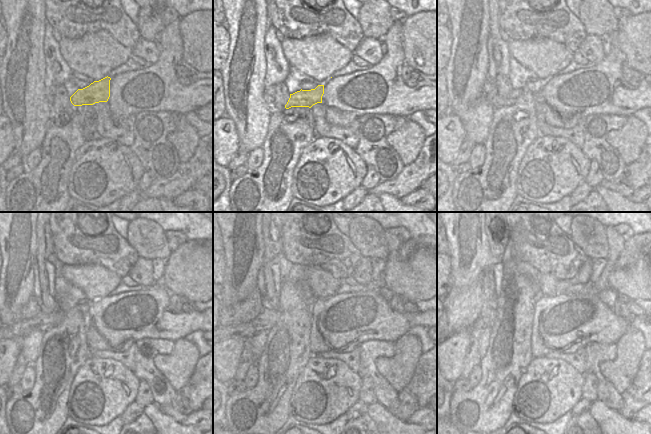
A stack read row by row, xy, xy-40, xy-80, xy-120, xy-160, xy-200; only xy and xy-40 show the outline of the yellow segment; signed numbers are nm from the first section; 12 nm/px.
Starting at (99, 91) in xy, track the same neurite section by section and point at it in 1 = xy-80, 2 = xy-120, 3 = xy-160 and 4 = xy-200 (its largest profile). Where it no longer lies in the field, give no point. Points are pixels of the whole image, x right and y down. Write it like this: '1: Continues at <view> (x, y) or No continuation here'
1: Continues at xy-80 (496, 100)
2: Continues at xy-120 (42, 321)
3: Continues at xy-160 (264, 321)
4: Continues at xy-200 (488, 314)

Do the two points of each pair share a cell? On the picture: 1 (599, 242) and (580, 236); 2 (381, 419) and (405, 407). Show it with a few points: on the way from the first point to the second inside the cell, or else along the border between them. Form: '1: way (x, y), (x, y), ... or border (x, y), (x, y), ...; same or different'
1: way (594, 242), (588, 236), (585, 236); same
2: border (390, 410), (398, 418), (407, 421); different

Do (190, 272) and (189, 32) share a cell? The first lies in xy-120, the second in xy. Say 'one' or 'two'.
one

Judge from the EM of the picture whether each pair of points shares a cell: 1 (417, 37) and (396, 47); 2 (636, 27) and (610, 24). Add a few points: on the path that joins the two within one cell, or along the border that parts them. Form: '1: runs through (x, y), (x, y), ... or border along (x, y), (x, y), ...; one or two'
1: border along (401, 21), (401, 47), (405, 63); two
2: border along (619, 25), (617, 29); two

